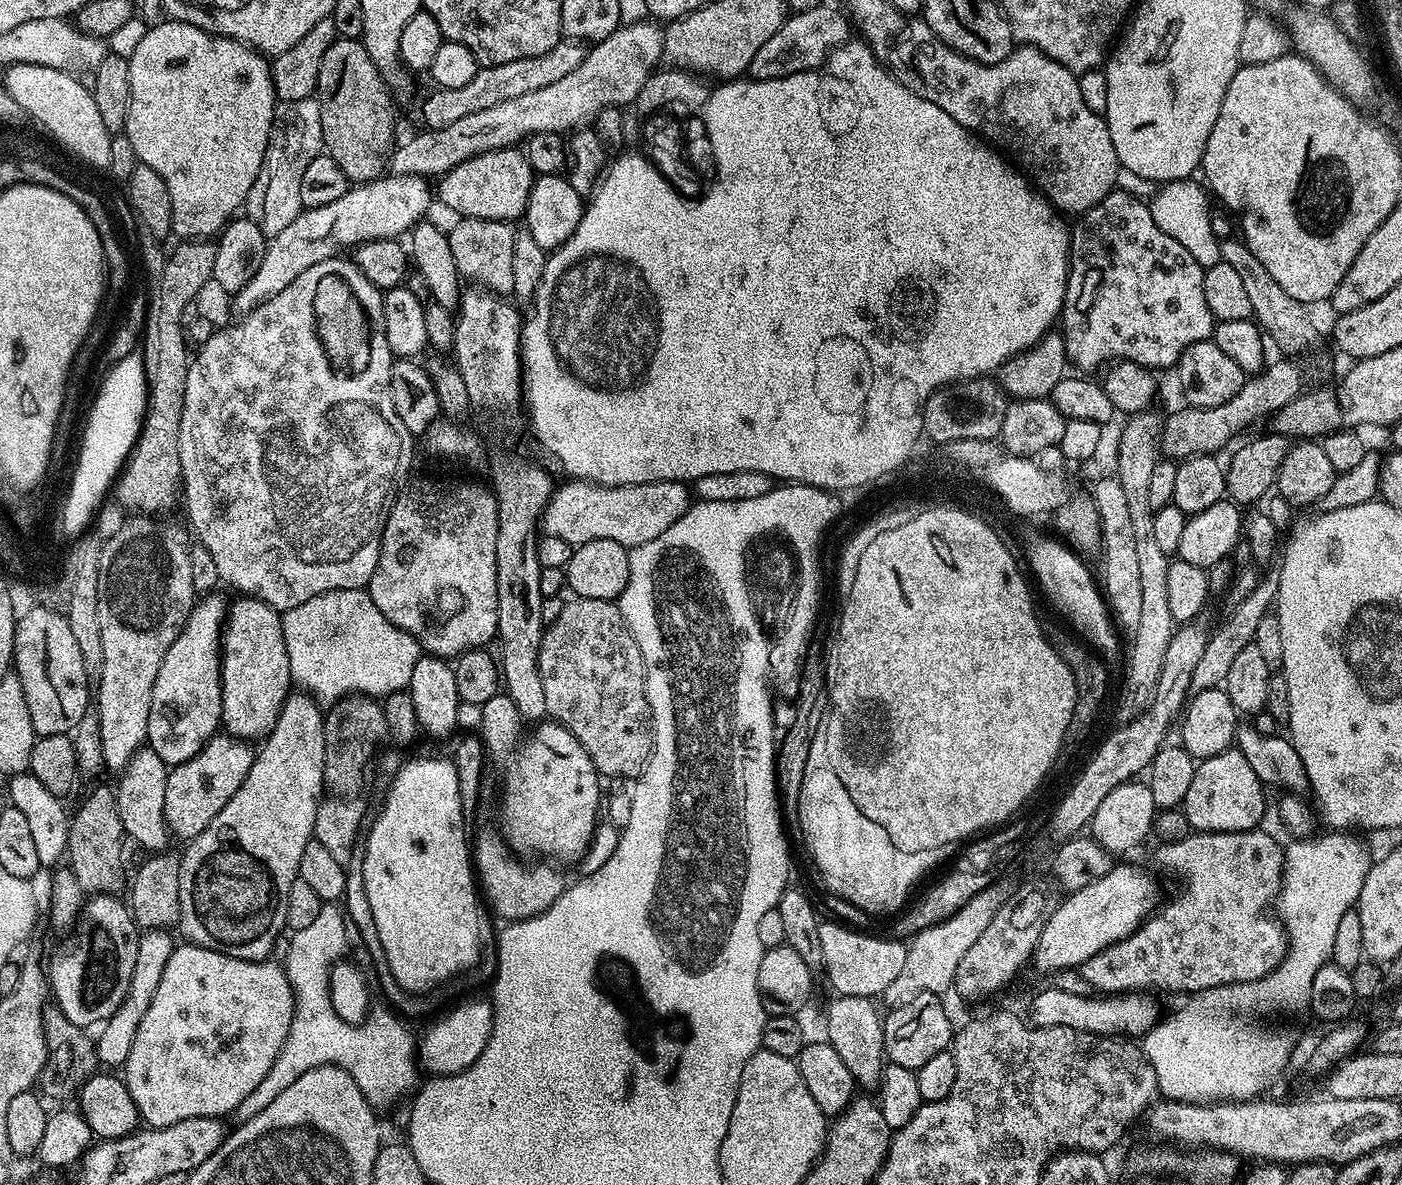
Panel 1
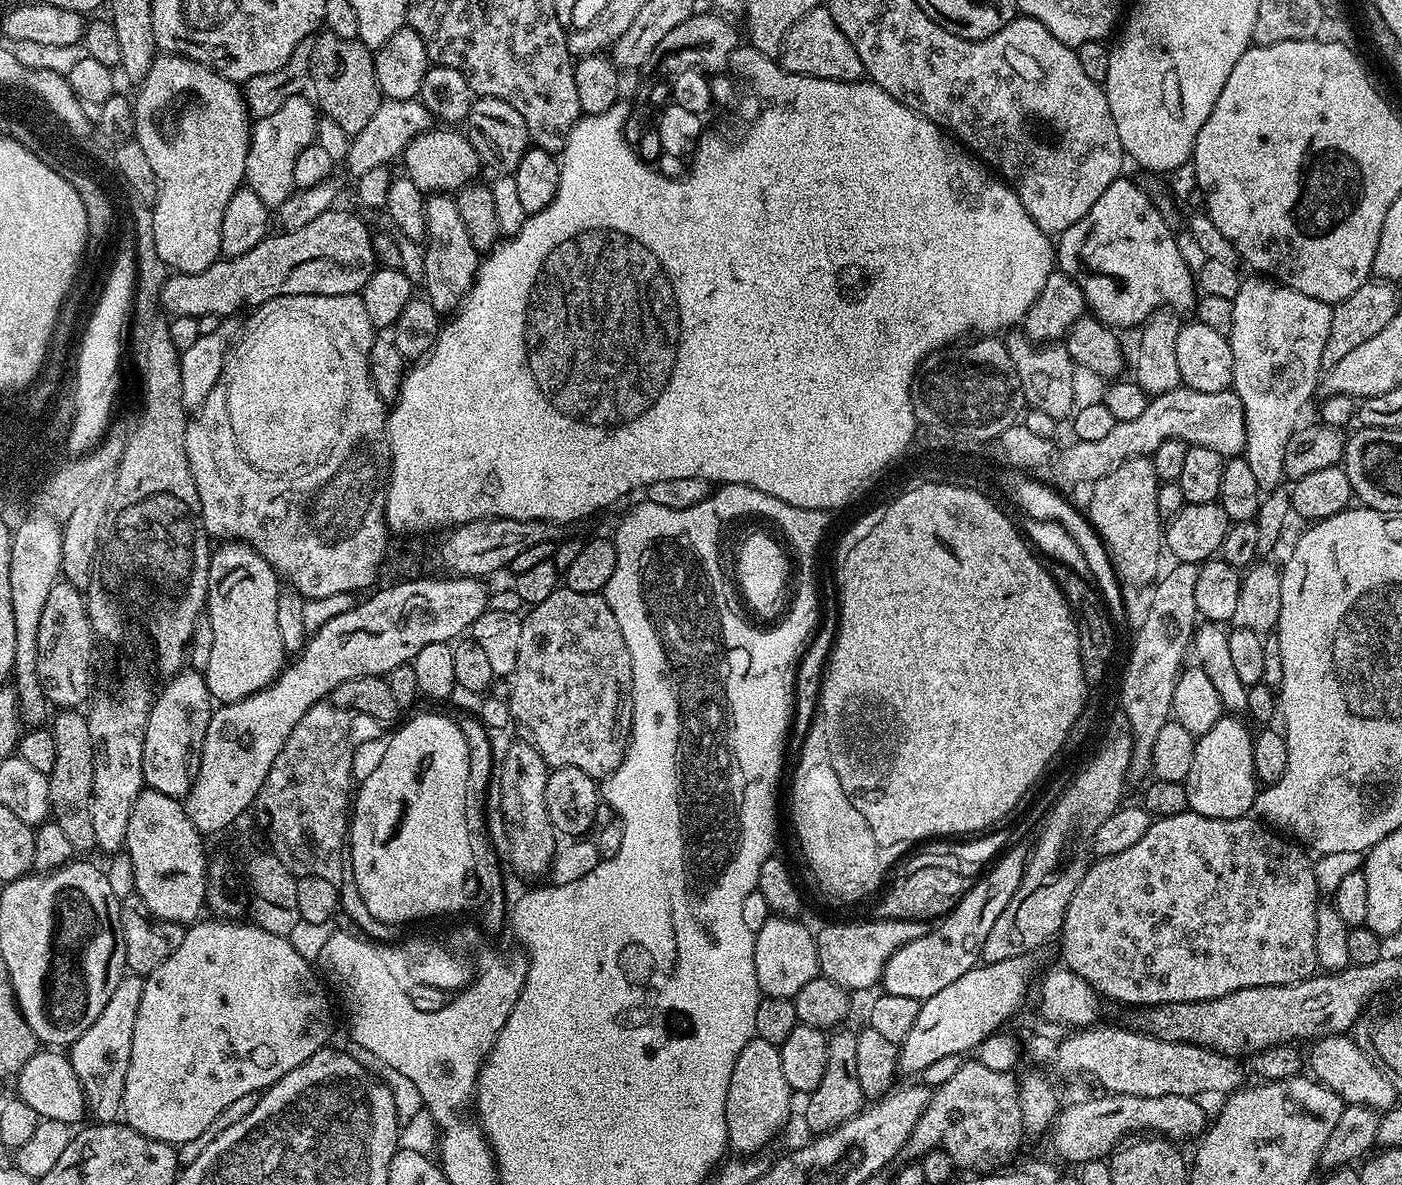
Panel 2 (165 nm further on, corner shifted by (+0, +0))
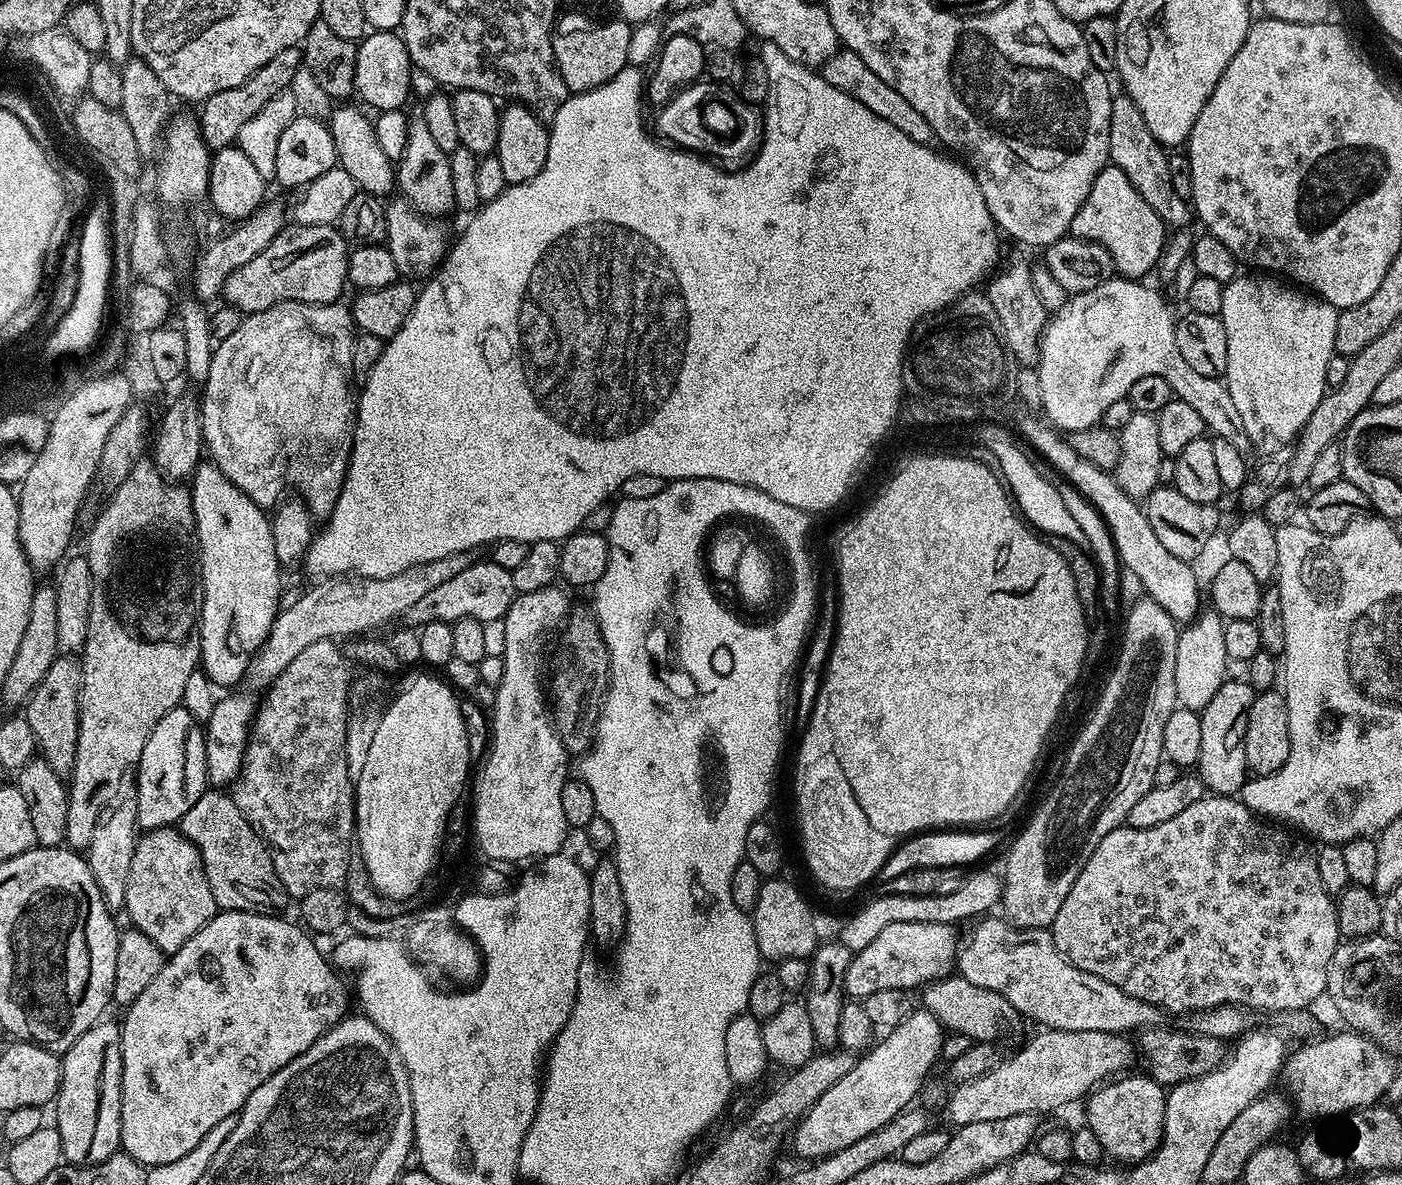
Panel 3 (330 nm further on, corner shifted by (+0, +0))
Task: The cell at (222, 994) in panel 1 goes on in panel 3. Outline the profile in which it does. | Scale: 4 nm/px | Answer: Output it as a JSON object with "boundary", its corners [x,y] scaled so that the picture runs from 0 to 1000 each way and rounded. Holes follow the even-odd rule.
{"boundary":[[[162,768],[155,769],[154,772],[133,795],[126,803],[122,804],[118,809],[116,819],[113,819],[113,825],[98,839],[97,845],[91,848],[91,854],[86,864],[86,882],[87,883],[87,913],[86,914],[86,969],[106,986],[112,986],[121,981],[127,981],[127,977],[136,974],[144,959],[152,950],[155,950],[158,943],[170,939],[174,931],[187,916],[187,913],[193,911],[196,905],[201,903],[210,893],[213,893],[230,871],[235,871],[242,861],[249,855],[248,837],[245,835],[244,828],[240,824],[240,818],[235,813],[235,808],[230,807],[224,798],[222,789],[213,779],[208,780],[202,776],[202,772],[190,773],[183,770],[164,770]]]}

